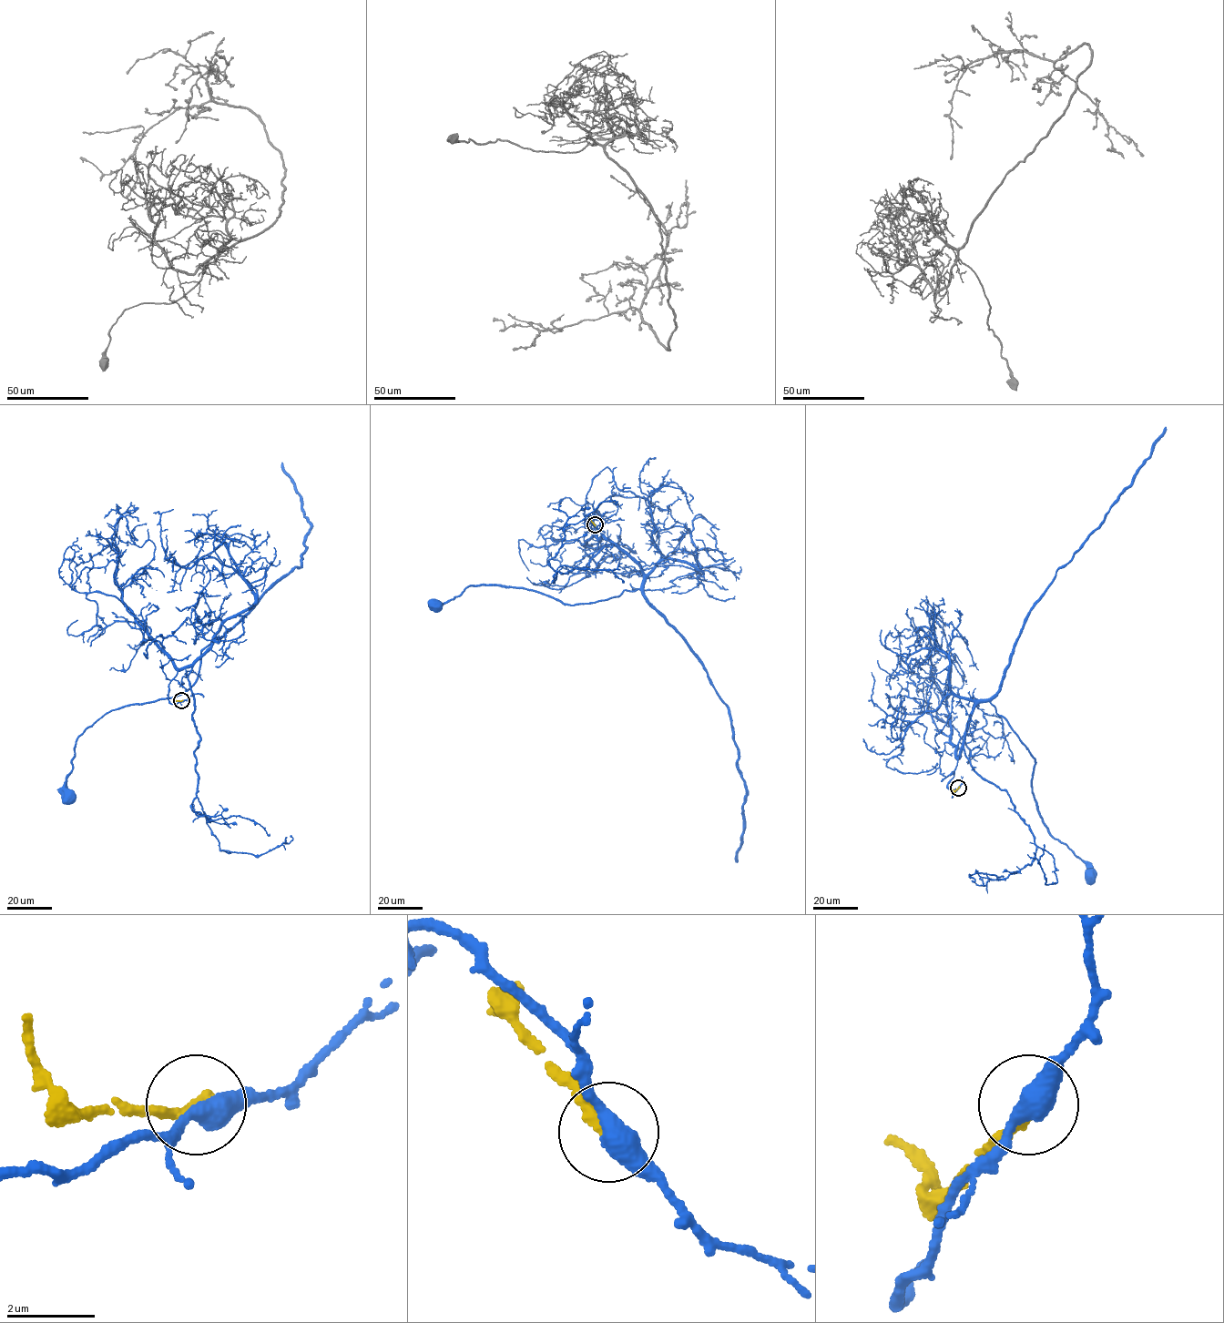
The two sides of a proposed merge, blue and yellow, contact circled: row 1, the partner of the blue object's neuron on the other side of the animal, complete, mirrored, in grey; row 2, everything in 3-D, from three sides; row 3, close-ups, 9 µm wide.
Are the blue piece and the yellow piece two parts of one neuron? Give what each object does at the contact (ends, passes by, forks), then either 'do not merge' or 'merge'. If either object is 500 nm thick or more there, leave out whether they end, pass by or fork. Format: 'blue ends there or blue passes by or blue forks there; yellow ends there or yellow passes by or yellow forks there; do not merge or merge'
blue passes by; yellow ends there; do not merge

